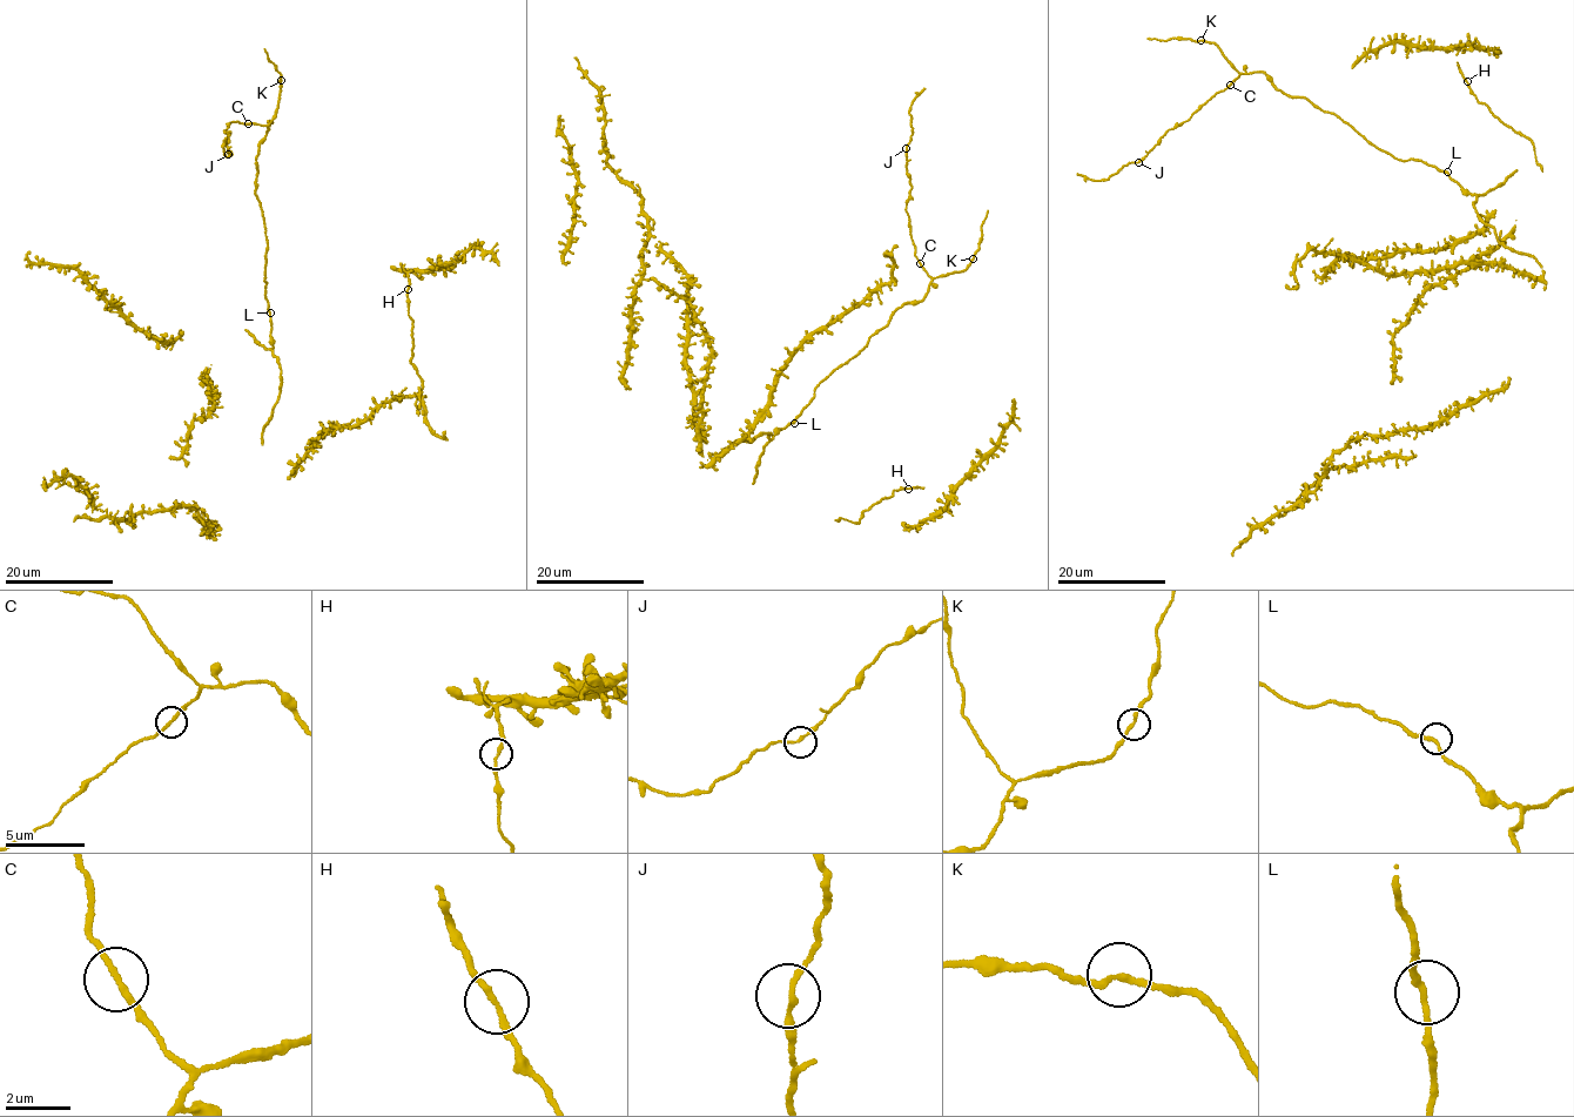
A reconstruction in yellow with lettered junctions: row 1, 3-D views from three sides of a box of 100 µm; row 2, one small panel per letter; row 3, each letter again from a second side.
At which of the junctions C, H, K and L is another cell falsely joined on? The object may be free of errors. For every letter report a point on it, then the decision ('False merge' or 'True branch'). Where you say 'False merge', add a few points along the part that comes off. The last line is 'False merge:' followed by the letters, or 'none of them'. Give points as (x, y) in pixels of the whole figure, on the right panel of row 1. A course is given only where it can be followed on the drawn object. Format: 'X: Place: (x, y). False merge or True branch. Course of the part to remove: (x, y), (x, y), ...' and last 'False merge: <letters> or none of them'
C: Place: (1230, 85). True branch
H: Place: (1467, 81). True branch
K: Place: (1201, 40). True branch
L: Place: (1447, 172). True branch
False merge: none of them

